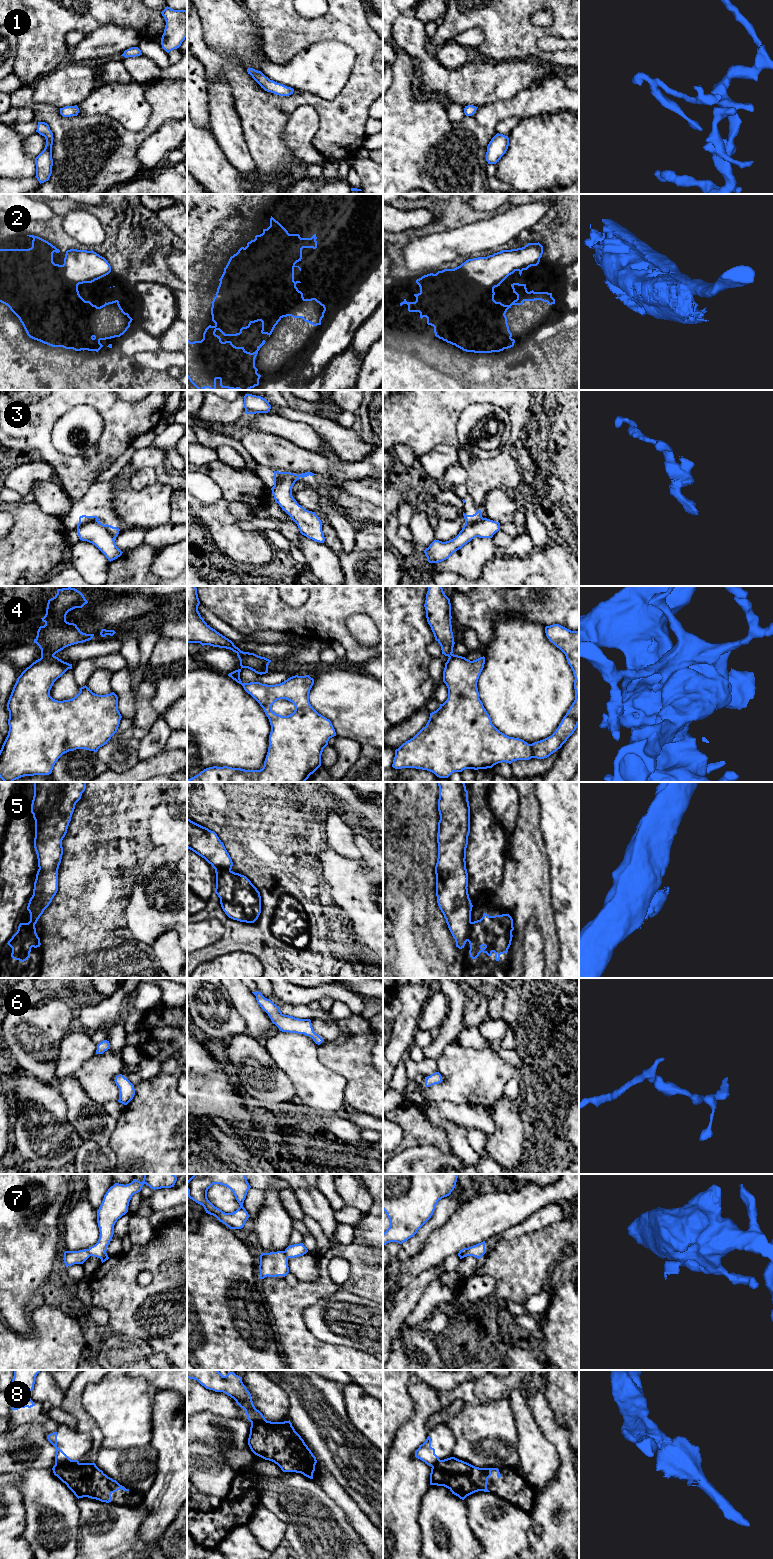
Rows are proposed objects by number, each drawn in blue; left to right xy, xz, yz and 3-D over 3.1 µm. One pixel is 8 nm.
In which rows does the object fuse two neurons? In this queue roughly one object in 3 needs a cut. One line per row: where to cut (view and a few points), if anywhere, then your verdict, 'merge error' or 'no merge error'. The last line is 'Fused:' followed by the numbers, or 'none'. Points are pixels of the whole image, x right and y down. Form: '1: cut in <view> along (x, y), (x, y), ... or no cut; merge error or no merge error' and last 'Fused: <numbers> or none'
1: no cut; no merge error
2: cut in yz along (509, 305), (501, 314), (500, 331), (511, 339); merge error
3: cut in xy along (97, 520), (91, 520), (77, 528); merge error
4: cut in xy along (53, 654), (41, 657); merge error
5: cut in yz along (471, 922), (469, 935), (466, 940); merge error
6: no cut; no merge error
7: cut in xz along (283, 1251), (287, 1258); merge error
8: cut in xy along (78, 1462), (55, 1464); merge error
Fused: 2, 3, 4, 5, 7, 8

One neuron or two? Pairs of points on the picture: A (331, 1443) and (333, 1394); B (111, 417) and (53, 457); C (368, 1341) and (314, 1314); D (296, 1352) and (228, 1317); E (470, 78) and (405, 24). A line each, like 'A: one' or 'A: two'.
A: one
B: one
C: one
D: two
E: one

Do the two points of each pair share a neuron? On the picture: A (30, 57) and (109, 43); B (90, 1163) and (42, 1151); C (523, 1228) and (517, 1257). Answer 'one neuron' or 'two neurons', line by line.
A: two neurons
B: two neurons
C: two neurons

